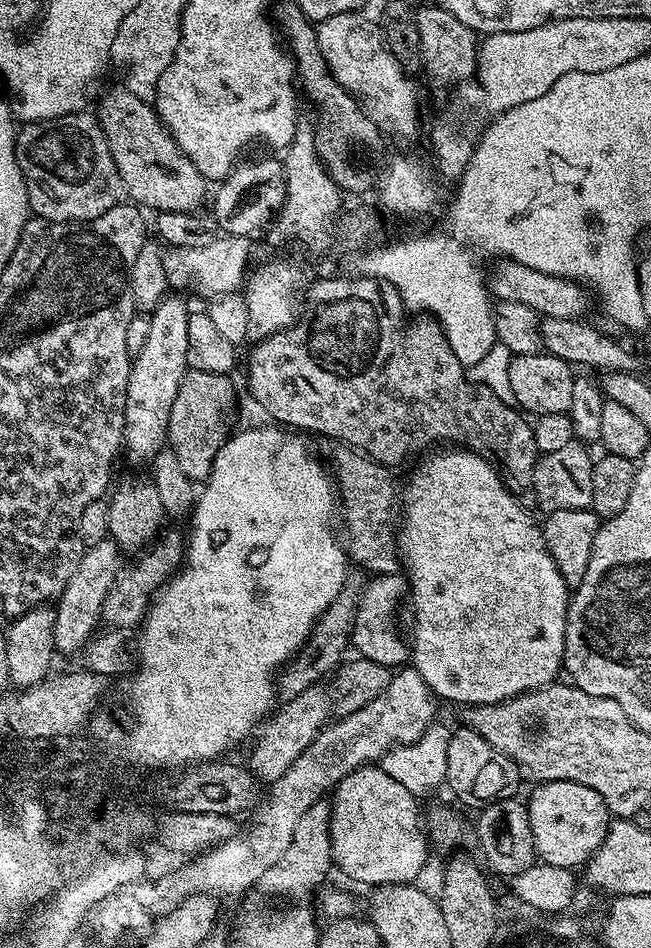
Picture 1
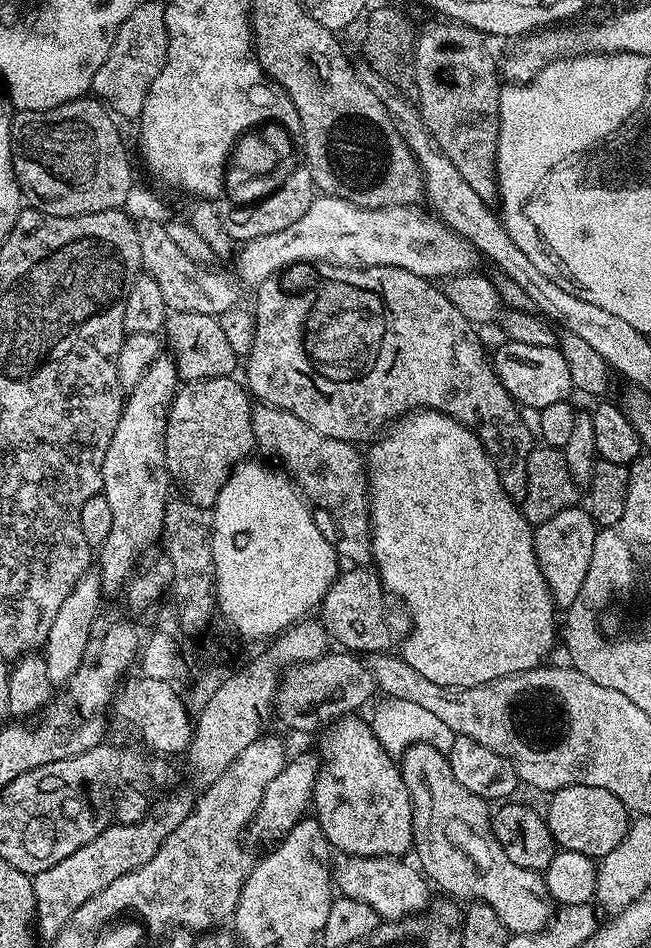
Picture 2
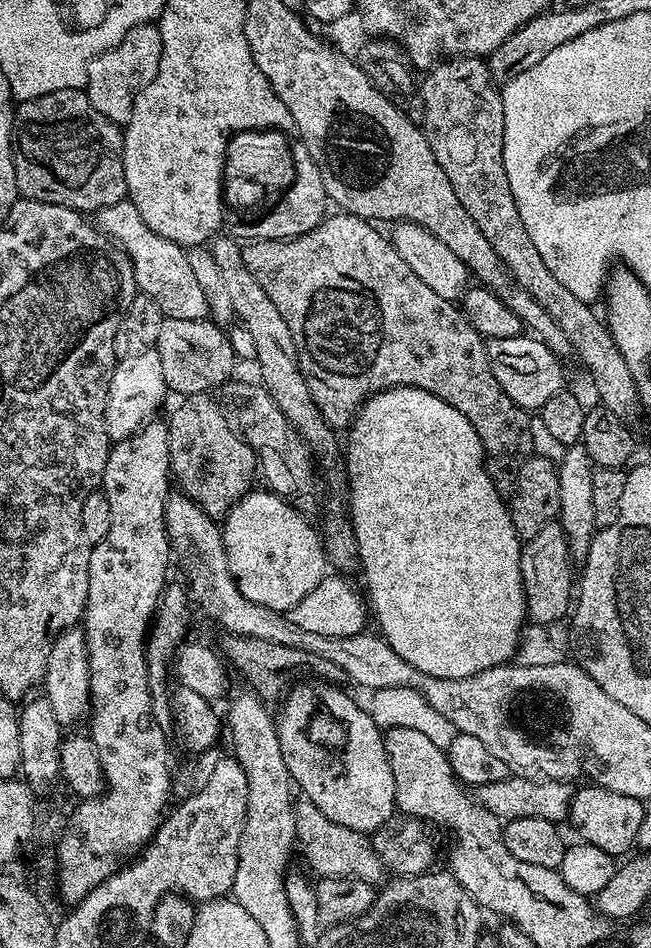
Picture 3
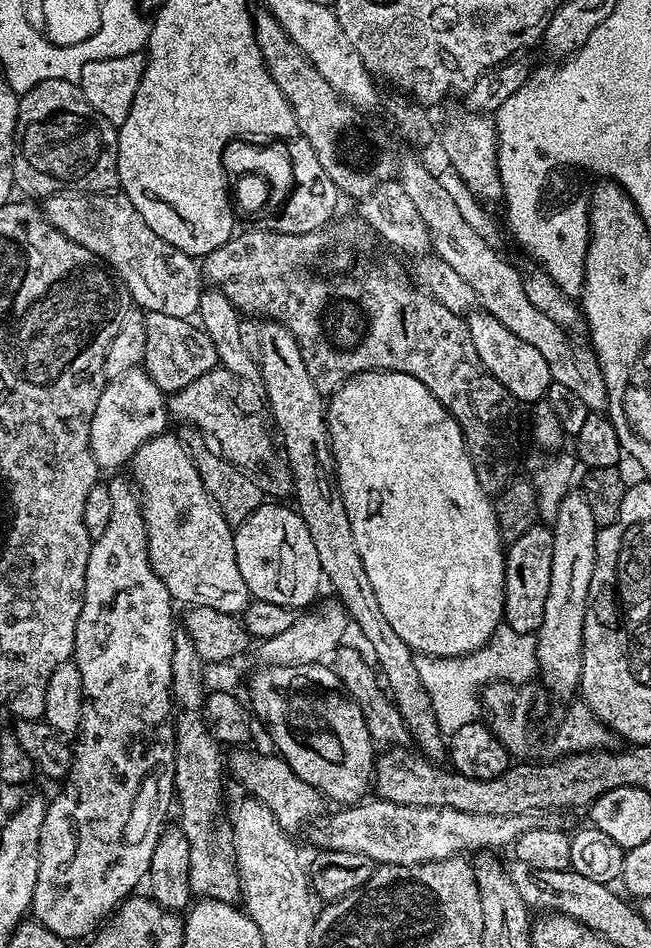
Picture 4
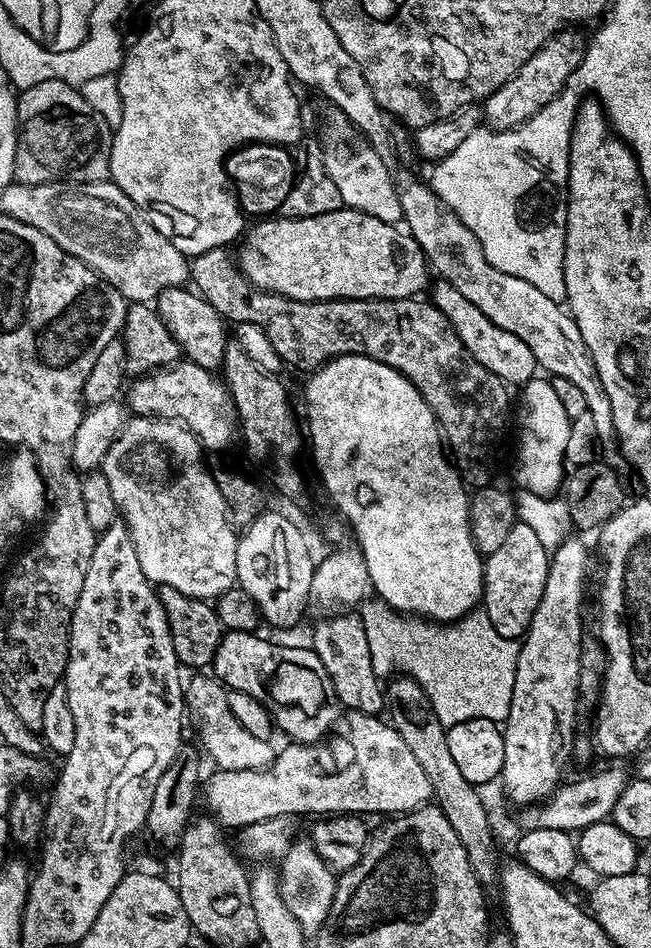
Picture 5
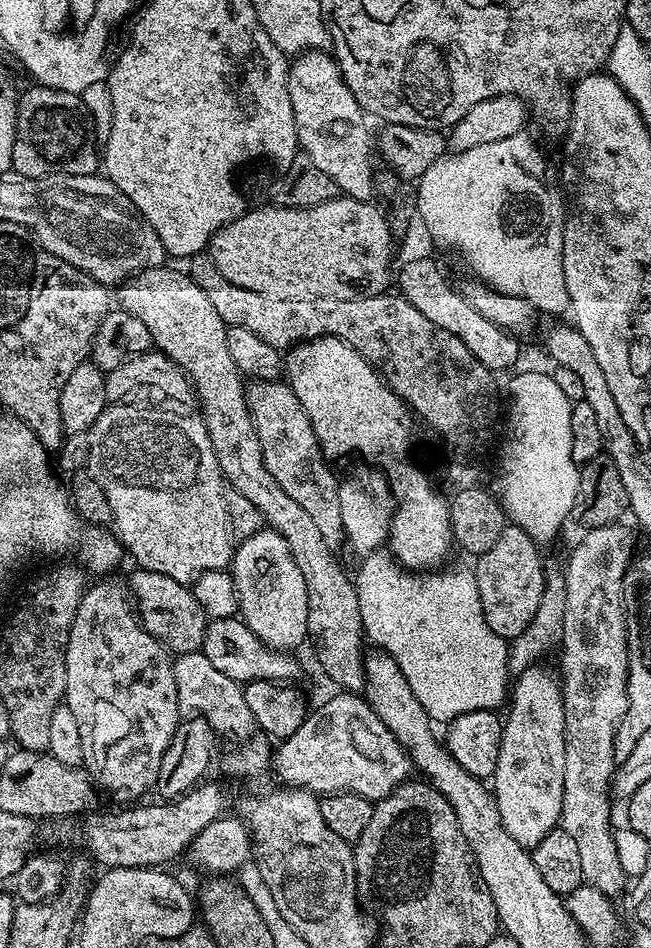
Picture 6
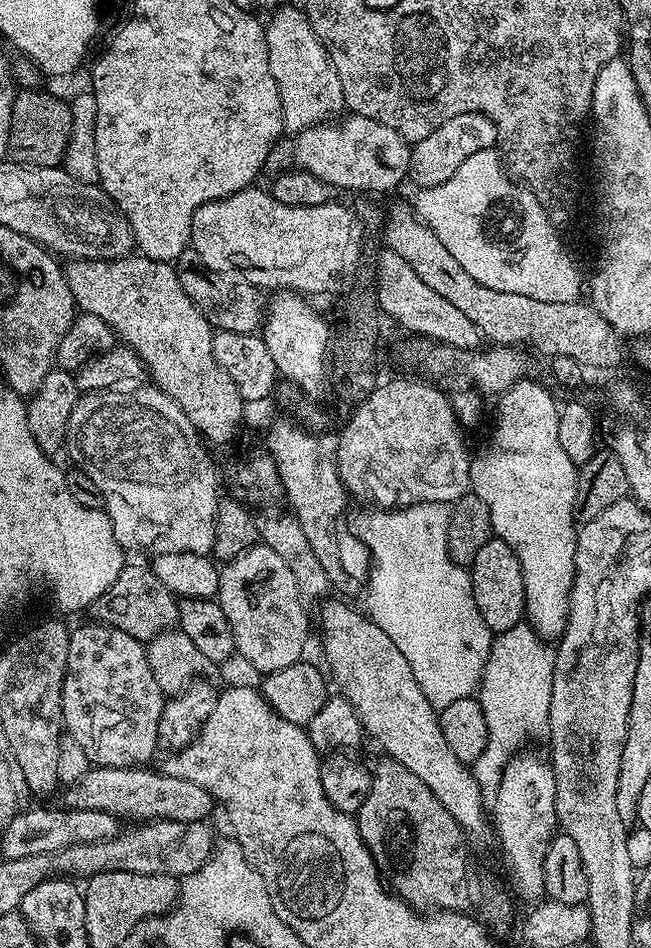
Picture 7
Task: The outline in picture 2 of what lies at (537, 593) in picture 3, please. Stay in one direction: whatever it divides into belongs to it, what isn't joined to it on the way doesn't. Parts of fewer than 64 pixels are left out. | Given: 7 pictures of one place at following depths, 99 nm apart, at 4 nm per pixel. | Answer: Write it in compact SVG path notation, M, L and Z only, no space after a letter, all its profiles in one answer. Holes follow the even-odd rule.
M584 506L567 508L562 514L554 514L554 518L546 518L546 522L535 525L532 534L534 554L557 609L567 610L574 598L578 598L582 582L586 582L586 570L590 570L590 558L594 558L597 531L597 524Z

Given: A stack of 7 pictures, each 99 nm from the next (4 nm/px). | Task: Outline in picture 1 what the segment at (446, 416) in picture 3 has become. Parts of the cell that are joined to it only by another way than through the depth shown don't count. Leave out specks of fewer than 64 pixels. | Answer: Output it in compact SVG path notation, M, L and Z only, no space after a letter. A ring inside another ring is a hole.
M444 446L441 448L444 448L441 452L436 452L437 450L429 451L427 455L419 461L421 464L408 476L408 485L406 485L405 488L403 485L402 488L402 523L398 528L398 547L400 549L402 568L406 573L406 579L410 589L410 601L412 600L413 606L416 607L416 637L411 637L410 640L410 664L411 667L416 669L418 674L422 674L422 682L426 682L426 686L432 691L433 697L439 698L441 701L443 701L442 699L449 700L450 703L456 704L455 706L467 706L469 704L497 704L503 700L514 698L523 692L529 692L535 688L545 688L547 684L553 683L553 681L559 677L556 675L561 675L564 662L564 639L566 638L566 618L568 617L570 589L568 583L562 578L562 574L558 574L558 566L554 562L554 558L546 546L541 525L537 523L537 521L535 524L535 522L532 521L531 514L528 513L531 511L529 511L525 505L521 504L520 501L515 500L512 497L510 490L502 482L502 478L494 471L491 464L487 464L477 452L470 452L466 448L459 446Z

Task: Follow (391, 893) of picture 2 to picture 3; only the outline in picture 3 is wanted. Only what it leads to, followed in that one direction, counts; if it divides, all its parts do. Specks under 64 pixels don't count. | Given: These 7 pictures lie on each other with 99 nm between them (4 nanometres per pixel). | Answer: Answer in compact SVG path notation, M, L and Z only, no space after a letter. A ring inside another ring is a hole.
M307 802L297 803L296 813L296 844L304 851L304 860L317 873L317 877L350 876L353 880L364 880L369 886L375 885L386 869L380 863L378 854L372 848L365 833L355 832L346 826L338 826L338 822L330 822L322 810Z

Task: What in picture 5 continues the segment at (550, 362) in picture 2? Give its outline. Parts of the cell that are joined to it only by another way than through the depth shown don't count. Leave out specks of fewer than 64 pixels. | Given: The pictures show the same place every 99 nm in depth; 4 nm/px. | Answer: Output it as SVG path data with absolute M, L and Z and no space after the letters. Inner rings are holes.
M437 279L431 285L431 292L431 303L450 322L454 334L462 338L462 346L466 346L466 350L470 350L472 357L482 362L482 366L486 366L490 374L494 374L509 386L522 386L537 375L538 365L534 354L530 354L530 346L526 346L522 338L510 334L510 330L502 330L502 326L494 326L494 322L490 322L490 318L486 318L486 314L482 314L482 310L478 310L474 302L469 302L459 290L454 290L450 282Z

